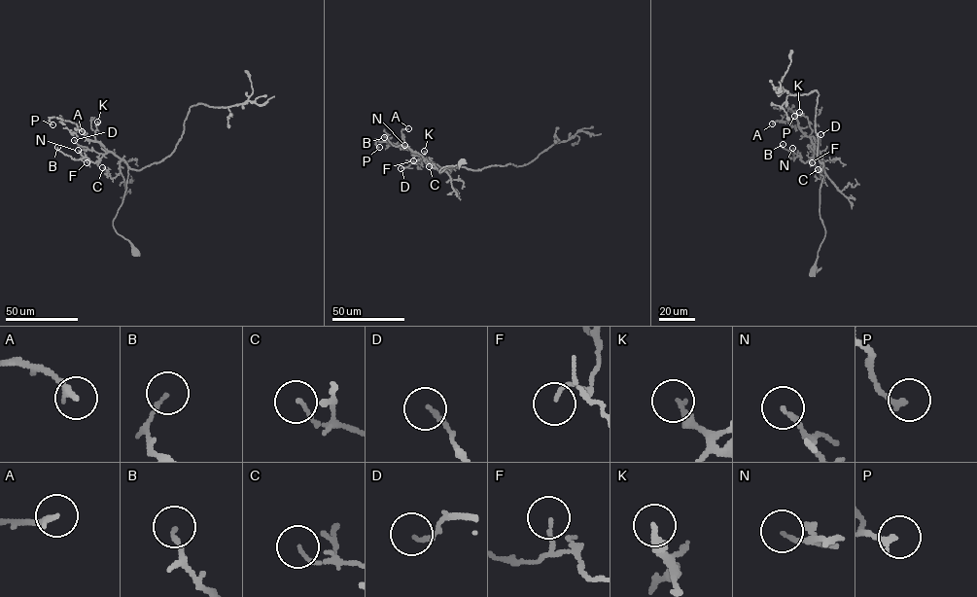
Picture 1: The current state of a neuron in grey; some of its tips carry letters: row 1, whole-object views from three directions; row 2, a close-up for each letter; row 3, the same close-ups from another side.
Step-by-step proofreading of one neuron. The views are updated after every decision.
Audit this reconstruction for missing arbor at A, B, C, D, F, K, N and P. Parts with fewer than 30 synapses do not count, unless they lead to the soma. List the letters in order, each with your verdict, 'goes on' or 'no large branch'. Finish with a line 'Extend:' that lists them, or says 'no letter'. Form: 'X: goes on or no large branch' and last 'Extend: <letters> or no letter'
A: no large branch
B: no large branch
C: no large branch
D: no large branch
F: no large branch
K: no large branch
N: no large branch
P: no large branch
Extend: no letter

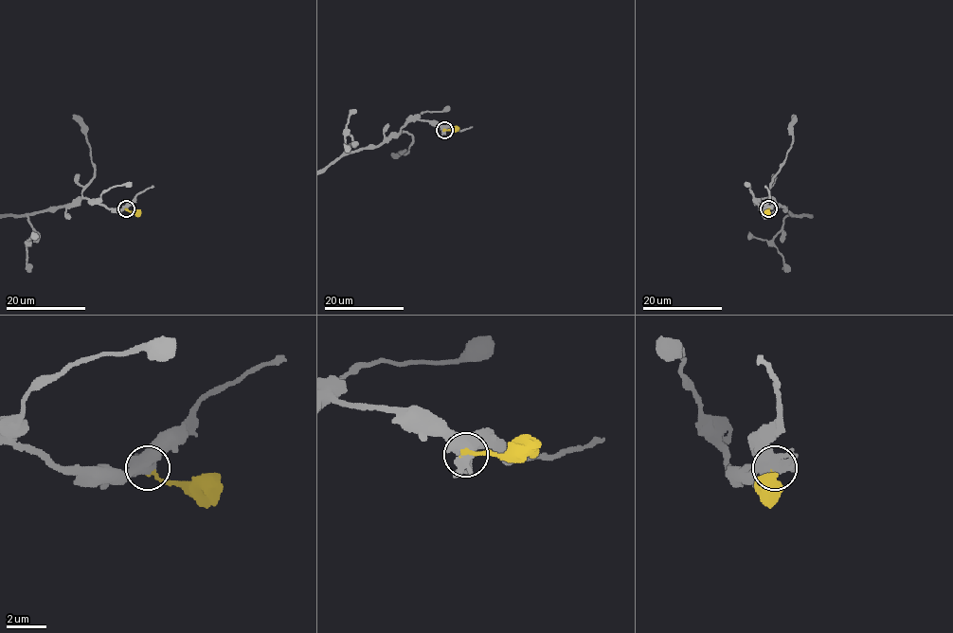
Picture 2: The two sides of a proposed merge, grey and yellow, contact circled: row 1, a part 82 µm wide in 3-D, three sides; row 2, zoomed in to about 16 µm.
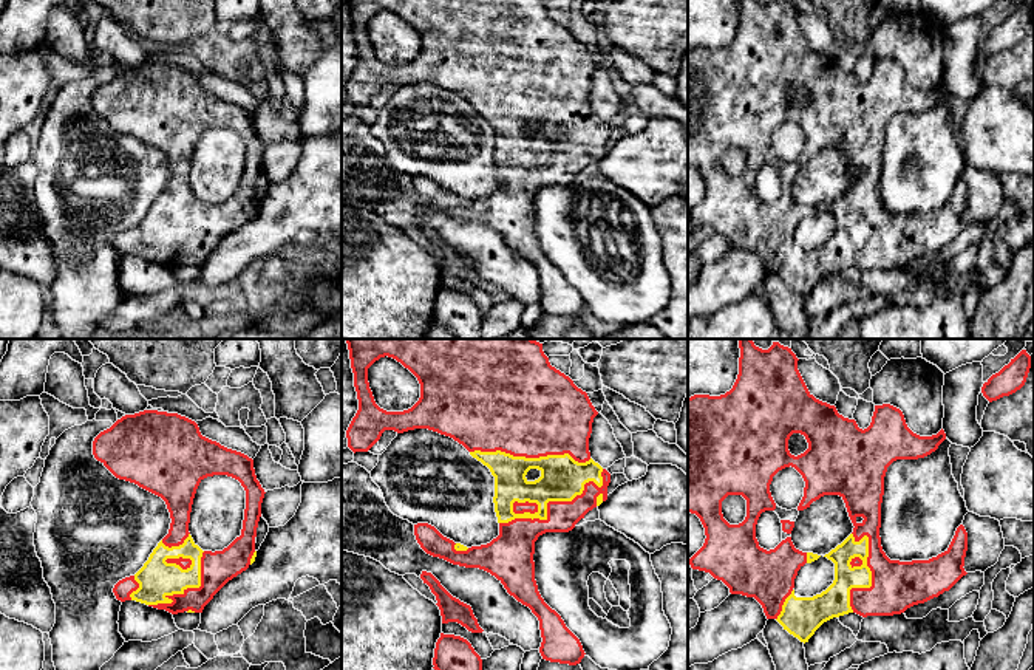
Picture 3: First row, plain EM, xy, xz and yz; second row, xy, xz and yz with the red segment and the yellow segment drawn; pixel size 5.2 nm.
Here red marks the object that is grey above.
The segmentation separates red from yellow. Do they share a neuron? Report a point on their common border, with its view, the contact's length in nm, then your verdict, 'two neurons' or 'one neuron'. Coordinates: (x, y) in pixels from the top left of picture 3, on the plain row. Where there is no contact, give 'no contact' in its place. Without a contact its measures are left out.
meets red in xz at (554, 155); contact 600 nm long; one neuron

